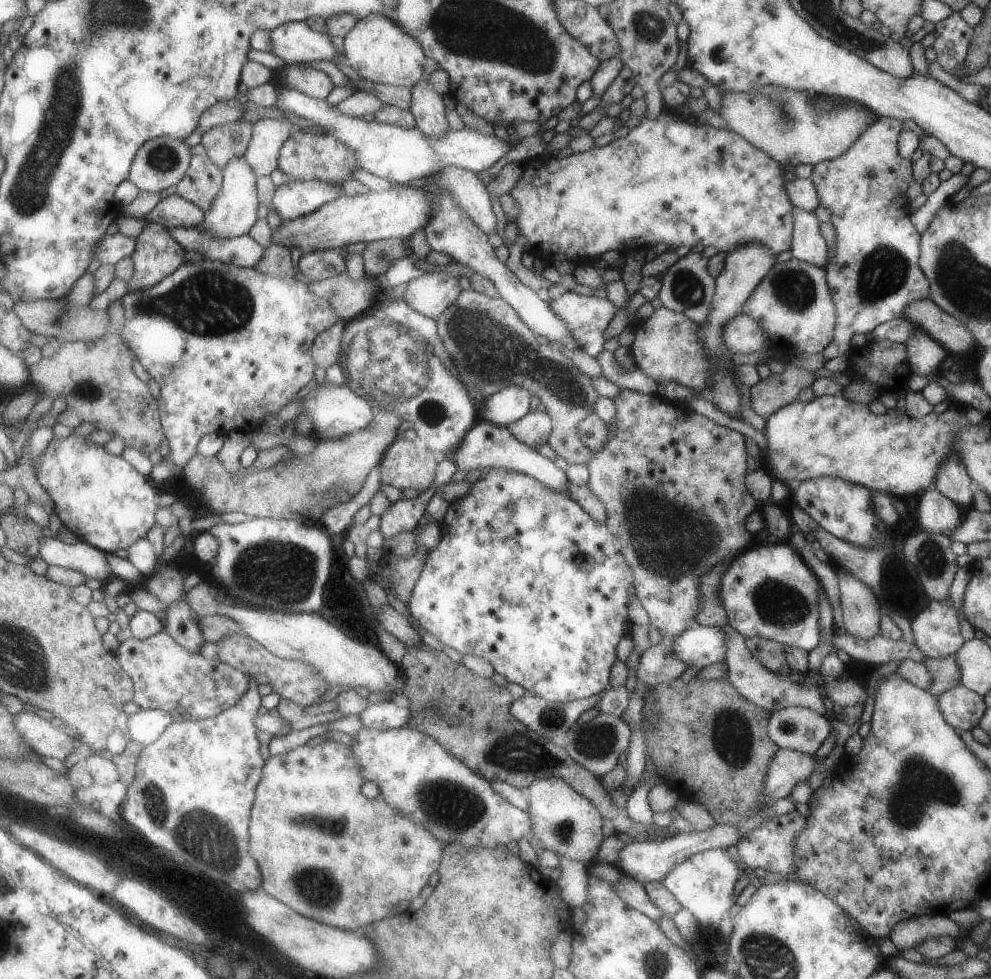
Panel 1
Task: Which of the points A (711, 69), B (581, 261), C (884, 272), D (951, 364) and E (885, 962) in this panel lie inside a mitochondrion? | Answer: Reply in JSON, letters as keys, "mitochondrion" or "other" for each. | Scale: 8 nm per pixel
{"A":"other","B":"other","C":"mitochondrion","D":"mitochondrion","E":"other"}

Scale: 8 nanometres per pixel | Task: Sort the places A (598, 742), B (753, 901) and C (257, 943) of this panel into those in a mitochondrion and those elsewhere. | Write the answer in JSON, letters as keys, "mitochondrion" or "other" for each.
{"A":"mitochondrion","B":"other","C":"other"}

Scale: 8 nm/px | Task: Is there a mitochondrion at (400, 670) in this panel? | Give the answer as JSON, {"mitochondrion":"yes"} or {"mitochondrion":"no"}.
{"mitochondrion":"no"}

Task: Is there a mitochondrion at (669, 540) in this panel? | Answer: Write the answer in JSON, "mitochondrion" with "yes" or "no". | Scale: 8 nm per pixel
{"mitochondrion":"yes"}

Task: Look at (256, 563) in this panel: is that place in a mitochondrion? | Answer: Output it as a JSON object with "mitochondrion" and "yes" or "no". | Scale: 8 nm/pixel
{"mitochondrion":"yes"}

